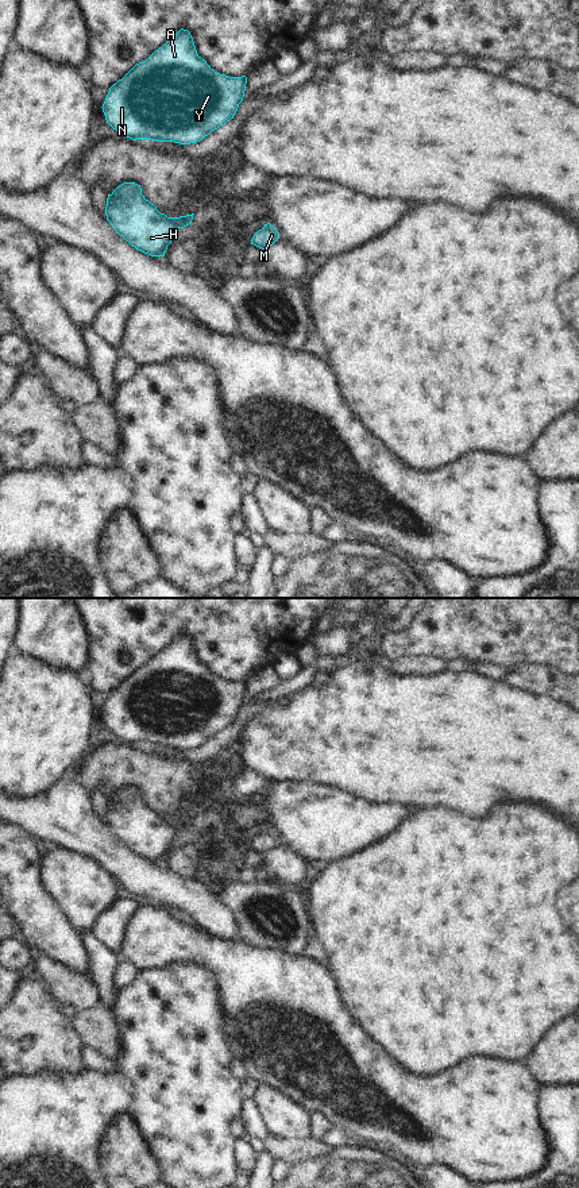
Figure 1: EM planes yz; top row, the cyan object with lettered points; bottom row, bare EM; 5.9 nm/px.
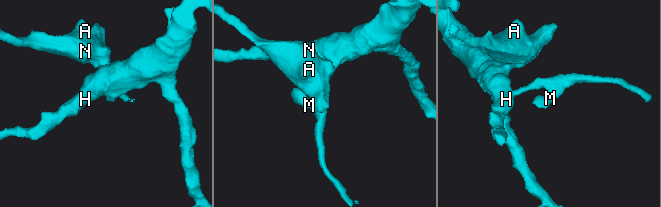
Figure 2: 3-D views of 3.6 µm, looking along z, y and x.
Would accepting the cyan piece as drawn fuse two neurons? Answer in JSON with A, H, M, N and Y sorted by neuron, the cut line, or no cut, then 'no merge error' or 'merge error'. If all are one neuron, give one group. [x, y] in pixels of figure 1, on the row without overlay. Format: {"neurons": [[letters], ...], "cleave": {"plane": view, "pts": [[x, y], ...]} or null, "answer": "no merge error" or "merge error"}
{"neurons": [["A", "H", "M", "N", "Y"]], "cleave": null, "answer": "no merge error"}

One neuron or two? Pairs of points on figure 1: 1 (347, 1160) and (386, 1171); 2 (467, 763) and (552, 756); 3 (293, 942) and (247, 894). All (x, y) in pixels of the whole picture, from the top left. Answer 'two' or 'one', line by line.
1: one
2: one
3: one

